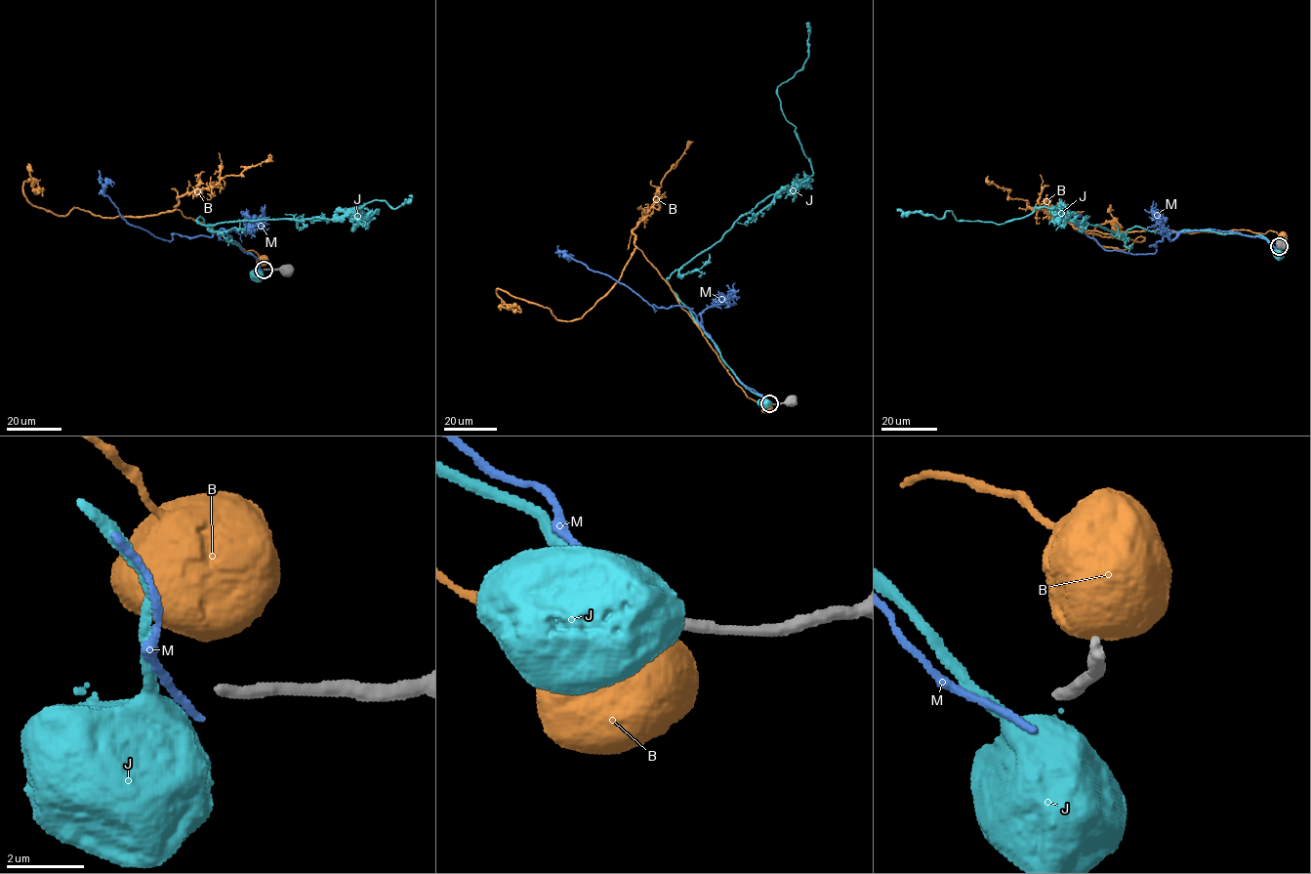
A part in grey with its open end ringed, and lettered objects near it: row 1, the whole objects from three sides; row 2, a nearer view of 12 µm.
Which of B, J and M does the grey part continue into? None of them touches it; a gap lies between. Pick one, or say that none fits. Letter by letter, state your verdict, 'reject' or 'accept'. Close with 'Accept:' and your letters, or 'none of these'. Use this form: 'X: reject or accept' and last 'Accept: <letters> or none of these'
B: reject
J: reject
M: reject
Accept: none of these

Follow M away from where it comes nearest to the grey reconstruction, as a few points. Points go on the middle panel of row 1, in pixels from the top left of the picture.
M: (768, 401), (748, 388), (722, 360), (691, 309), (654, 305), (654, 311), (625, 285), (561, 252), (554, 252)

